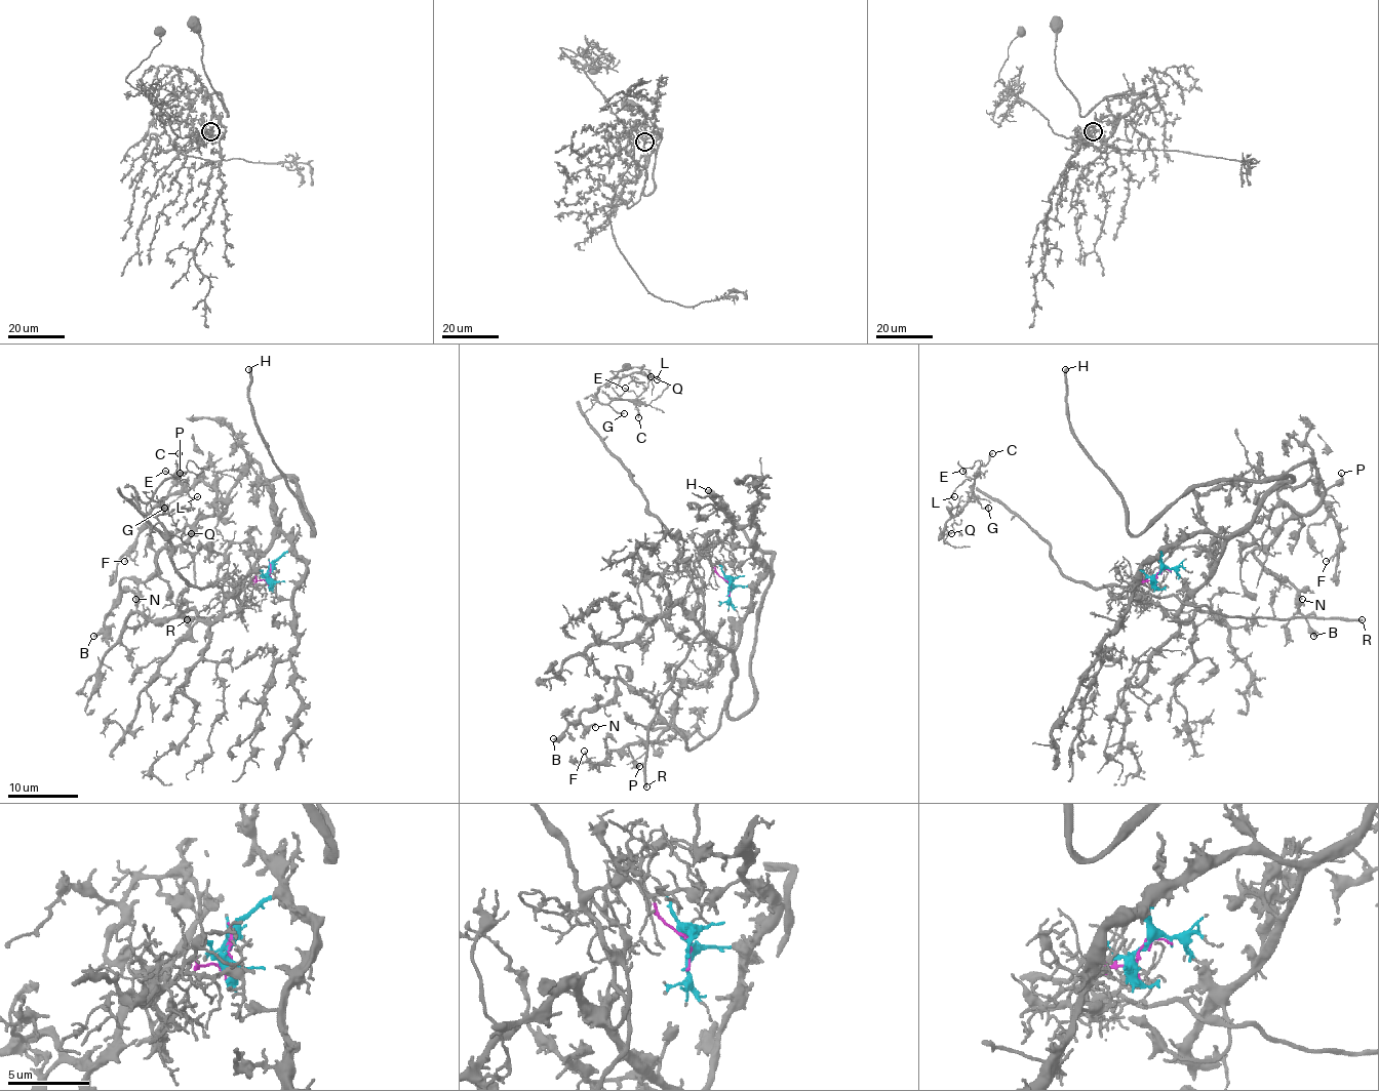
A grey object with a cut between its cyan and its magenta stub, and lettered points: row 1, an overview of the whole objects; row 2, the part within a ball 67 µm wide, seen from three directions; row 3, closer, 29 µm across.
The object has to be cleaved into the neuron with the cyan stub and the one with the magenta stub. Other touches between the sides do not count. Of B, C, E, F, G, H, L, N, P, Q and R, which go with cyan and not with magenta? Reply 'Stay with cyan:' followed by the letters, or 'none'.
Stay with cyan: B, F, H, N, P

